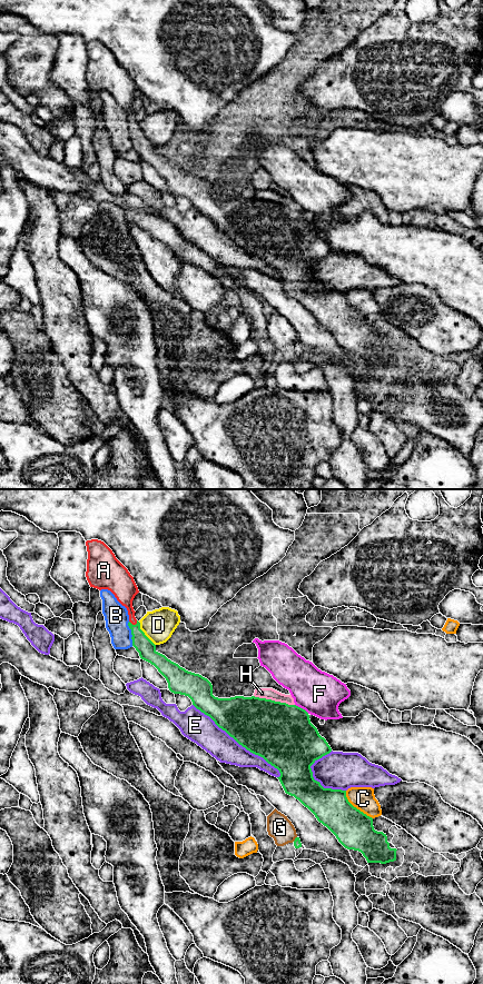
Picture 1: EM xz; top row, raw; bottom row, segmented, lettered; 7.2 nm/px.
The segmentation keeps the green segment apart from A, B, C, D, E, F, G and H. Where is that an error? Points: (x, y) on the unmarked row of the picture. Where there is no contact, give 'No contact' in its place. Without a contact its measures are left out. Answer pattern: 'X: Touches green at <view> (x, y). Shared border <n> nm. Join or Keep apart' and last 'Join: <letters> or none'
A: Touches green at xz (134, 127). Shared border 70 nm. Join
B: Touches green at xz (131, 136). Shared border 180 nm. Keep apart
C: Touches green at xz (355, 309). Shared border 280 nm. Keep apart
D: Touches green at xz (144, 136). Shared border 220 nm. Keep apart
E: Touches green at xz (238, 245). Shared border 800 nm. Keep apart
F: Touches green at xz (302, 210). Shared border 120 nm. Keep apart
G: Touches green at xz (295, 340). Shared border 50 nm. Keep apart
H: Touches green at xz (274, 202). Shared border 300 nm. Keep apart
Join: A

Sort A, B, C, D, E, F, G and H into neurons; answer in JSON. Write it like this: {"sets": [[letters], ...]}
{"sets": [["A"], ["B"], ["C"], ["D"], ["E"], ["F"], ["G"], ["H"]]}

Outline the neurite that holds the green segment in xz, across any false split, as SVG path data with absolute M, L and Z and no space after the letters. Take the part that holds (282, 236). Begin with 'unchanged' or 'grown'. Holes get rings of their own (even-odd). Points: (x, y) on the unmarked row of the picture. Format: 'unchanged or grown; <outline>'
grown; M98 41L87 42L86 48L88 53L86 79L90 89L99 92L110 92L117 102L127 110L132 148L139 155L141 161L154 167L166 180L169 192L174 196L188 198L197 211L209 218L219 230L225 232L239 247L263 259L268 266L277 270L280 275L277 280L285 295L294 298L307 309L345 350L361 354L367 365L386 366L396 362L397 351L390 349L386 336L374 331L372 319L348 304L346 292L324 290L319 284L314 281L310 268L317 261L329 256L332 250L310 225L308 215L296 207L255 198L215 199L213 187L207 180L186 172L158 155L156 147L140 131L140 125L136 121L136 113L132 109L132 102L139 95L138 89L134 79L116 60L112 52Z

